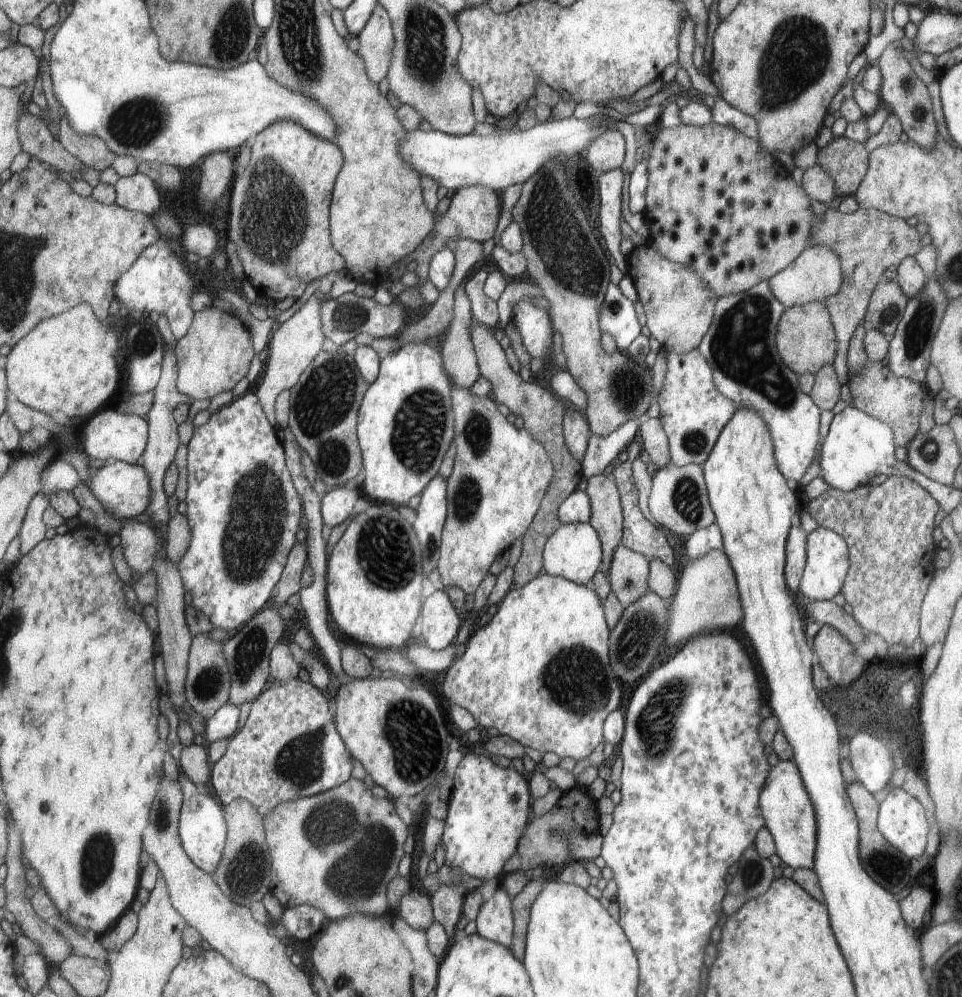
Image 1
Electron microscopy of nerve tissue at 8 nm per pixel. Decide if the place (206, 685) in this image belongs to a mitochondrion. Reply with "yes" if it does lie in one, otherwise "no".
yes

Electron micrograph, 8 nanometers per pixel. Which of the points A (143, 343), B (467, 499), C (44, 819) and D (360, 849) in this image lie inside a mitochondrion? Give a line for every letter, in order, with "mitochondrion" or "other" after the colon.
A: mitochondrion
B: mitochondrion
C: other
D: mitochondrion

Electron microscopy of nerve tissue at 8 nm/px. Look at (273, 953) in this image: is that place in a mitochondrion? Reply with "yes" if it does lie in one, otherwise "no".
no

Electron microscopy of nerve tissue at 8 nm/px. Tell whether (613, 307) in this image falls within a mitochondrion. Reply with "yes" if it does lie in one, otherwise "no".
yes

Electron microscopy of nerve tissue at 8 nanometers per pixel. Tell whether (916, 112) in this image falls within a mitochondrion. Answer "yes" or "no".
yes

